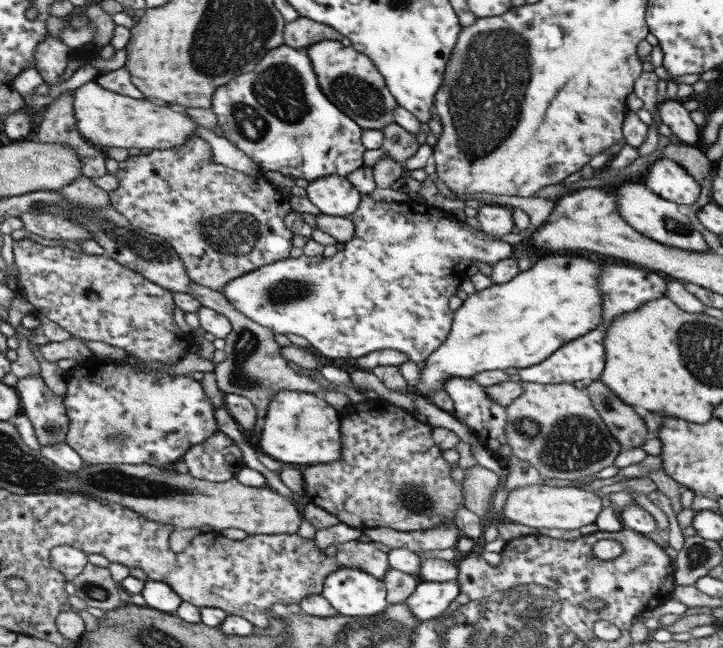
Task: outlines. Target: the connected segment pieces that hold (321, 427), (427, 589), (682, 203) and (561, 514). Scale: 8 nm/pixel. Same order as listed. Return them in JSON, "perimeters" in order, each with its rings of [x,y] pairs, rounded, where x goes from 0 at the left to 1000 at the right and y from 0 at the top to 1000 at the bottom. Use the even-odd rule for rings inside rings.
{"perimeters":[[[[389,602],[372,617],[369,636],[360,647],[350,679],[353,691],[397,716],[456,715],[469,707],[469,644],[469,636],[454,627],[444,610]]],[[[631,895],[596,898],[580,897],[571,914],[559,926],[563,938],[580,958],[603,955],[633,918]]],[[[911,242],[893,261],[891,285],[911,306],[938,315],[943,323],[961,312],[967,284],[939,253]]],[[[726,748],[705,756],[700,767],[696,775],[696,796],[707,807],[741,816],[795,818],[820,807],[833,787],[830,769],[804,750]]]]}

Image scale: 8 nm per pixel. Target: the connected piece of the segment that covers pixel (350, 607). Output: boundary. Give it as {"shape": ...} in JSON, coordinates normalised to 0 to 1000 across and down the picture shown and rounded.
{"shape":[[[469,875],[447,894],[444,920],[474,951],[509,952],[537,932],[530,897],[492,877]]]}

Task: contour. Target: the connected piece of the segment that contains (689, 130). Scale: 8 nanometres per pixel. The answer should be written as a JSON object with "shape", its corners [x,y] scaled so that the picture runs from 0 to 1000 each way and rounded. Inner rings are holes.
{"shape":[[[938,153],[913,154],[907,176],[914,190],[936,210],[941,218],[961,222],[967,216],[970,196],[953,184],[953,171],[943,165]]]}

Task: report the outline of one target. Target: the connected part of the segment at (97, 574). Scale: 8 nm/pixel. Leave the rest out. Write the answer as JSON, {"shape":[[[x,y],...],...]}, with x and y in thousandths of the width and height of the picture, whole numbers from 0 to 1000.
{"shape":[[[120,869],[115,880],[94,897],[95,909],[107,918],[119,935],[154,943],[170,929],[163,924],[165,914],[159,897],[154,894],[148,875],[134,875]]]}

